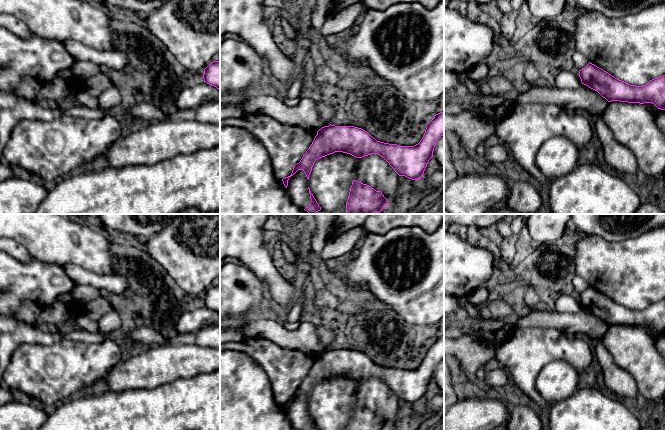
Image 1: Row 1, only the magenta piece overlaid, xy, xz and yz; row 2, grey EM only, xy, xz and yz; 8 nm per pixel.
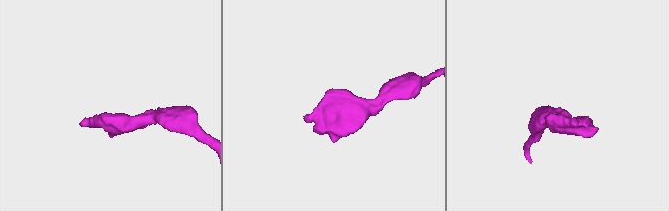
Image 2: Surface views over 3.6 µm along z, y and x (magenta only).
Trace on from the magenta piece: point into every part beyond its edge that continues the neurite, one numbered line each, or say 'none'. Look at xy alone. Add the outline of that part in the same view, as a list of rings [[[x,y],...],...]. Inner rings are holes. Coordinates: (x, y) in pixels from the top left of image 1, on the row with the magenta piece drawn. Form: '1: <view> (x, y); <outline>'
none

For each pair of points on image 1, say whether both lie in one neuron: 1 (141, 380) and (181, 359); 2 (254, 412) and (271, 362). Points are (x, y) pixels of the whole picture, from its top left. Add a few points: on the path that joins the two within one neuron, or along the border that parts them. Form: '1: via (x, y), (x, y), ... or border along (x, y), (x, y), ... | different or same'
1: via (151, 370), (161, 364), (171, 362) | same
2: border along (251, 358), (265, 373), (274, 397) | different

